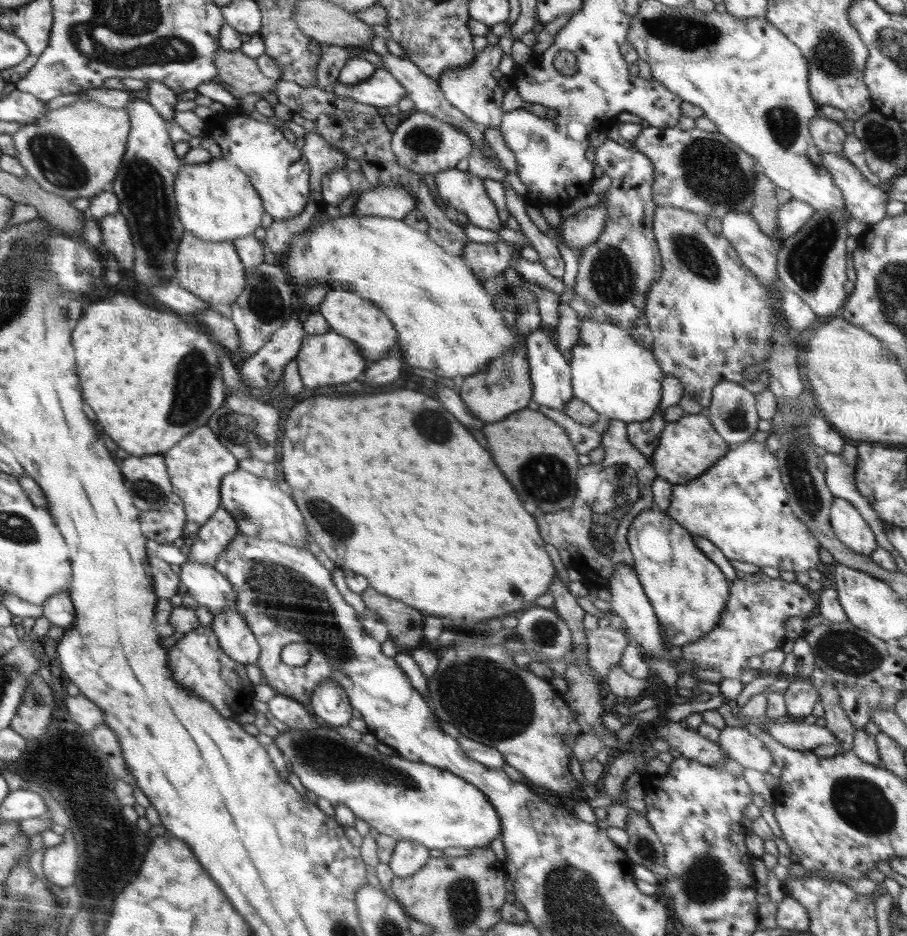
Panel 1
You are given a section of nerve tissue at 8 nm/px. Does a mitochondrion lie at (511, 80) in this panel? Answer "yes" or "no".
no

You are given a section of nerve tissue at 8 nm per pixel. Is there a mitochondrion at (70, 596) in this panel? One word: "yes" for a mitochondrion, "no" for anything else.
no

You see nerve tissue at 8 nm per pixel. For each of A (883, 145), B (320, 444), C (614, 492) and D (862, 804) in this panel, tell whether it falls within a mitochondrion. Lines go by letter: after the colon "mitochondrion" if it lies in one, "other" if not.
A: mitochondrion
B: other
C: mitochondrion
D: mitochondrion

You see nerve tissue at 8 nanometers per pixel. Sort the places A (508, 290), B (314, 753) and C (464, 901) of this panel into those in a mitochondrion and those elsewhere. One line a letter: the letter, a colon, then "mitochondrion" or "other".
A: other
B: mitochondrion
C: mitochondrion

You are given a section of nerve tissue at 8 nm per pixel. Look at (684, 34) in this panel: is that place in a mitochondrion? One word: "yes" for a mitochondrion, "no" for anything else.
yes

